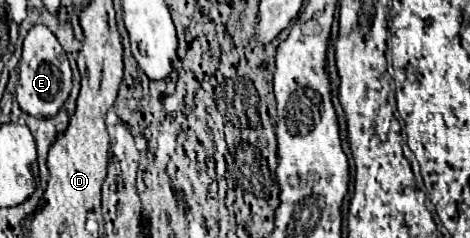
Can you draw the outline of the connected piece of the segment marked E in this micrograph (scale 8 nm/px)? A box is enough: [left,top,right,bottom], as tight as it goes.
[16,24,72,118]

